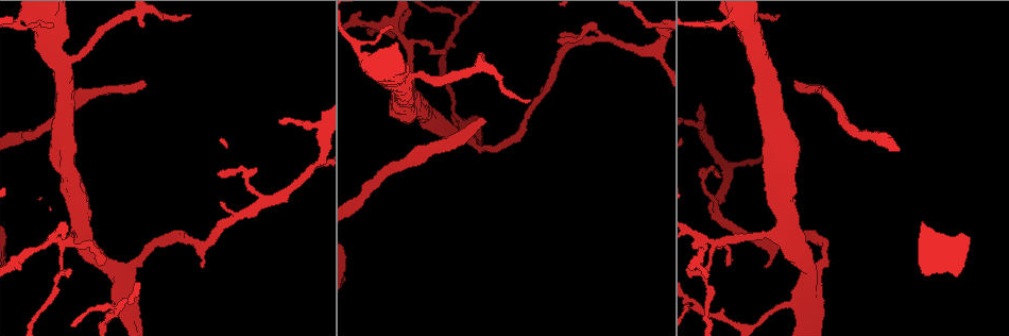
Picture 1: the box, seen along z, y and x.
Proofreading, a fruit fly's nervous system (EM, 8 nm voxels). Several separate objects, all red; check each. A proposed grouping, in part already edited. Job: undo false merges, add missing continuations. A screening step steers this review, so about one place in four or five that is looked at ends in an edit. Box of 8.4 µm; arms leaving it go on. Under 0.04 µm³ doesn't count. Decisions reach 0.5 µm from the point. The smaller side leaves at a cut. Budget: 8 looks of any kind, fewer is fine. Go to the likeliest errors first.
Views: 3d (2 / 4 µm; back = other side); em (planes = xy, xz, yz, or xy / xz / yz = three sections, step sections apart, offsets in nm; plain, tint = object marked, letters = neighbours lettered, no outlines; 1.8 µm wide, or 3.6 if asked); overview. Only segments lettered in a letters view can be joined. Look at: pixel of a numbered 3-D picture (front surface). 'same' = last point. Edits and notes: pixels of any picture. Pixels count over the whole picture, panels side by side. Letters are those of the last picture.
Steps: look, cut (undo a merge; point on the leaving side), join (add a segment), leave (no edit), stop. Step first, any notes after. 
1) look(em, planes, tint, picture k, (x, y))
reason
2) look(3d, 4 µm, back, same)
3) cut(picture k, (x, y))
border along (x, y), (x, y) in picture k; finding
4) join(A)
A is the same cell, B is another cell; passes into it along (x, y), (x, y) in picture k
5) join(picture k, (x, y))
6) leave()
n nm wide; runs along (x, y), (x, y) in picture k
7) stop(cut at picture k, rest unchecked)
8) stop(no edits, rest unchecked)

look(3d, 4 µm, back, picture 1, (797, 81))
end of a long branch

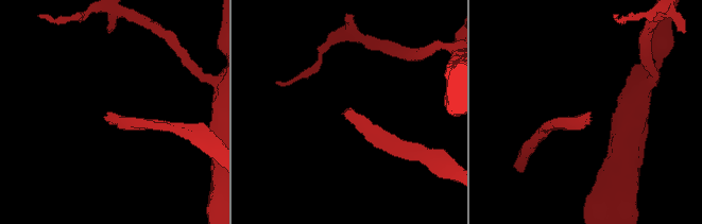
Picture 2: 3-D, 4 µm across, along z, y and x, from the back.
look(em, planes, letters, picture 2, (588, 113))
need the tissue

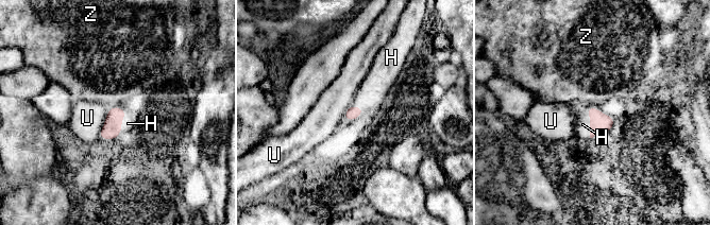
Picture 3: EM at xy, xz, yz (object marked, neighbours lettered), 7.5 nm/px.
join(H)
H is the same cell, U and Z are other cells; passes into it along (599, 122), (590, 123), (582, 124) in picture 3; the cell continues

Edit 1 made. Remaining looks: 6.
look(overview)

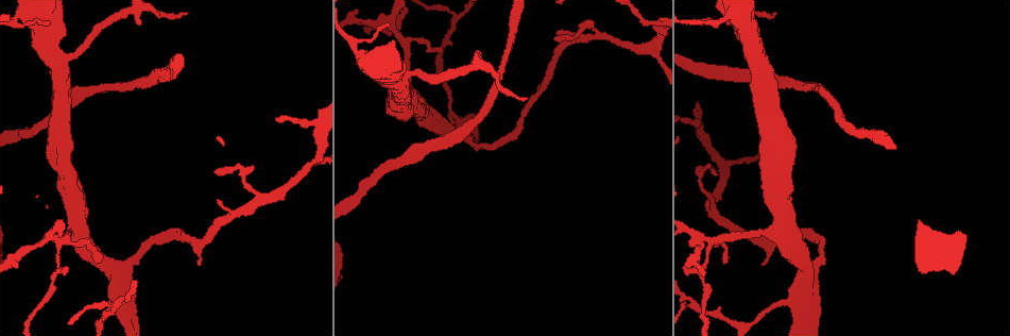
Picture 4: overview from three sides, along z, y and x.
look(3d, 4 µm, picture 4, (108, 290))
branch stops here

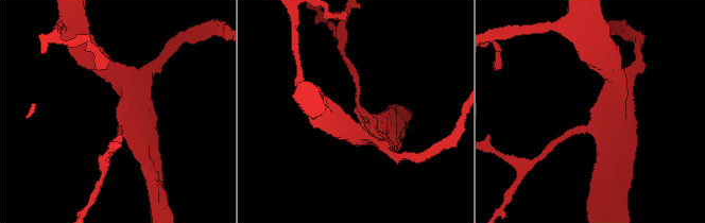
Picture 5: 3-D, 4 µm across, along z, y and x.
look(em, yz, step 4, tint, picture 5, (591, 111))
need the tissue

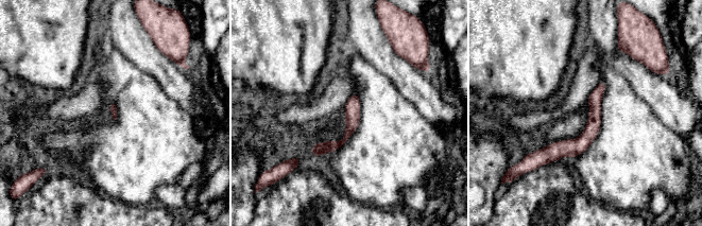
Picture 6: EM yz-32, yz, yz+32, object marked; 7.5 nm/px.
look(em, yz, step 4, letters, same)
what lies round it

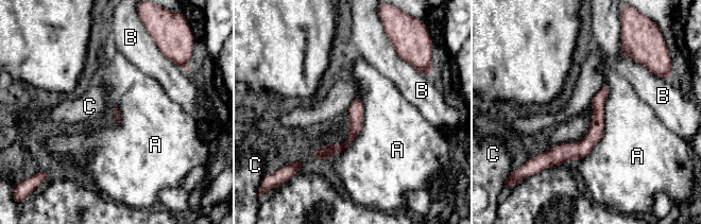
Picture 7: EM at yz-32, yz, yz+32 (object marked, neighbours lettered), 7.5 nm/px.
leave()
A, B and C are other cells; runs along (604, 87), (595, 134), (544, 156) in picture 7; none of them fits

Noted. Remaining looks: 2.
look(em, planes, plain, picture 4, (52, 55))
arms part here

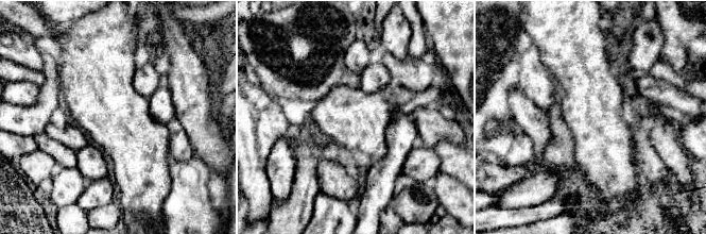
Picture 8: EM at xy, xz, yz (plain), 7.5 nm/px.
look(em, planes, letters, same)
what lies round it

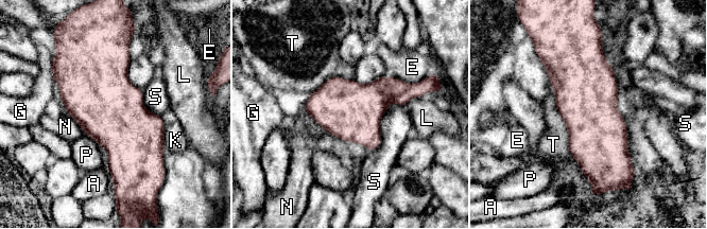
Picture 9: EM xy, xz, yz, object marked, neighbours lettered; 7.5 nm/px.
leave()
A, E, G, K, L, N, P, S and T are other cells; border along (550, 83), (570, 153) in picture 9; one cell here

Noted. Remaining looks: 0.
stop(join at picture 3, rest unchecked)

